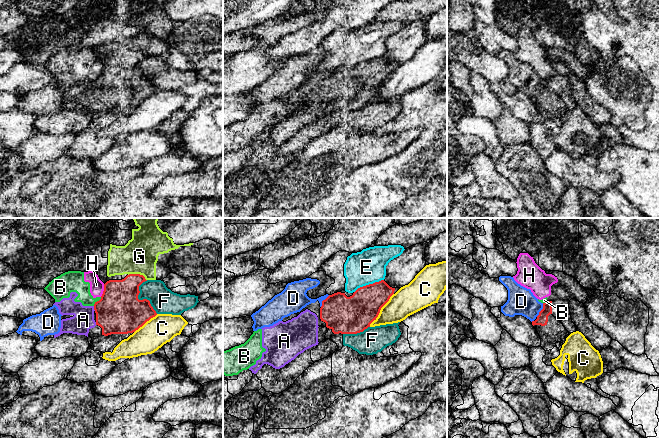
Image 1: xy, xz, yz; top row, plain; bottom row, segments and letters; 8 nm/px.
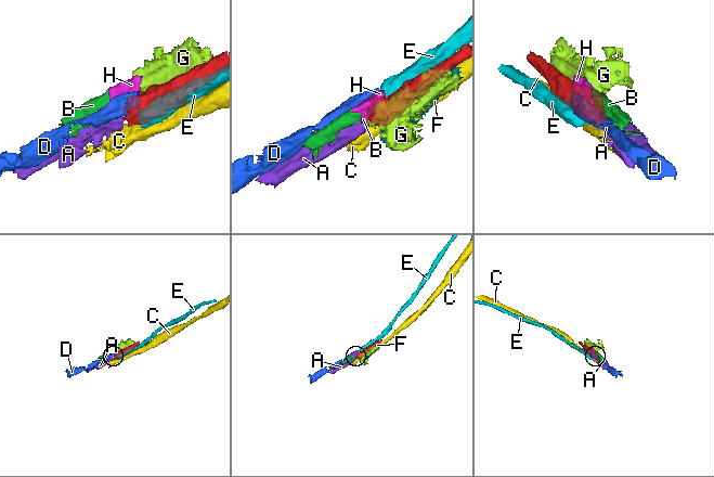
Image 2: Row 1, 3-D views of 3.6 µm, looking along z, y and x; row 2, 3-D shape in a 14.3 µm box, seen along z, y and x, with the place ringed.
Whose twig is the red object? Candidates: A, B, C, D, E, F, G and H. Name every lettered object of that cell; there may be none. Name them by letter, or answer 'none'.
A

